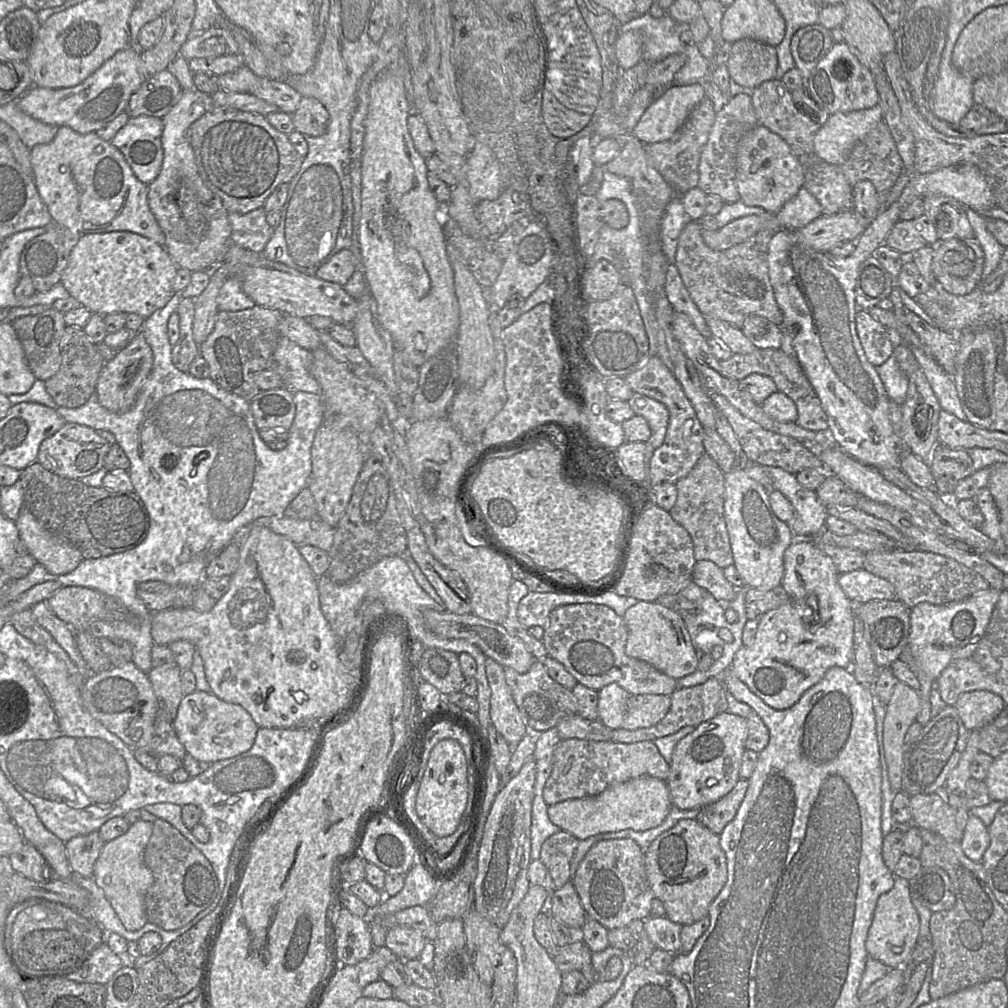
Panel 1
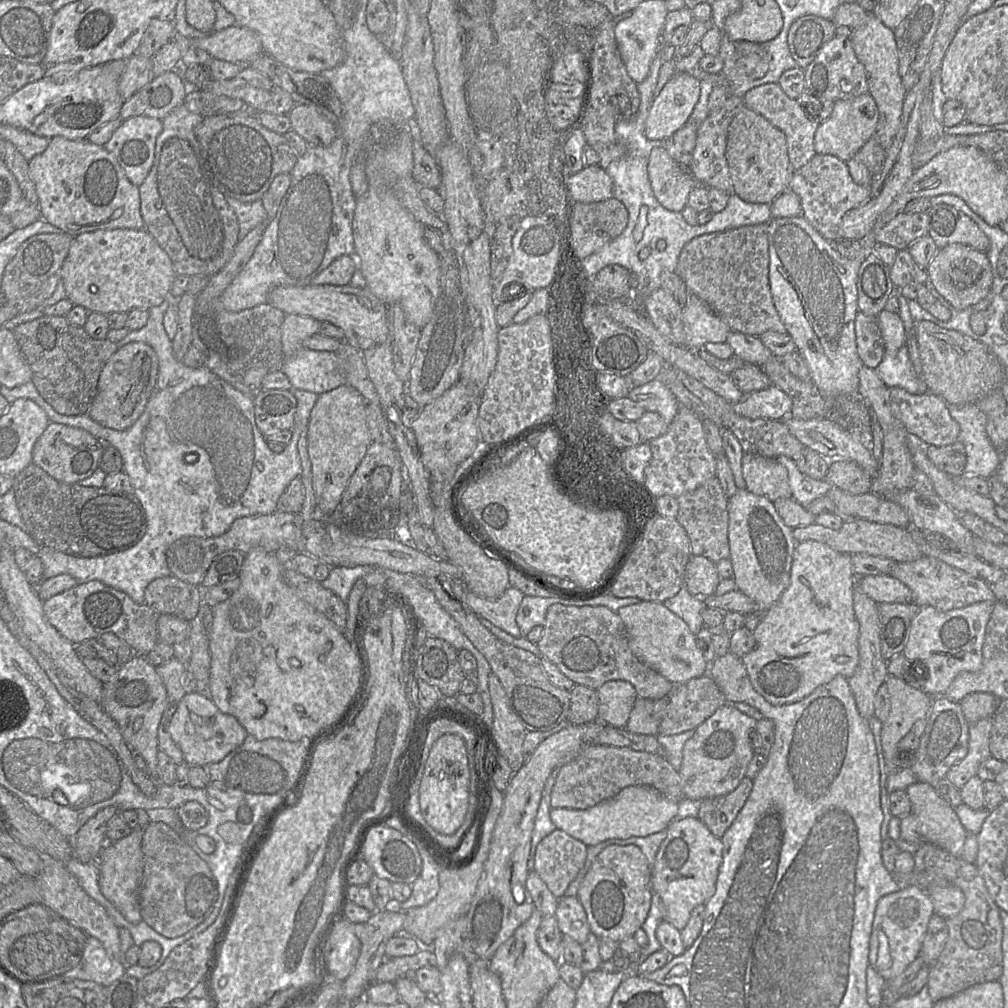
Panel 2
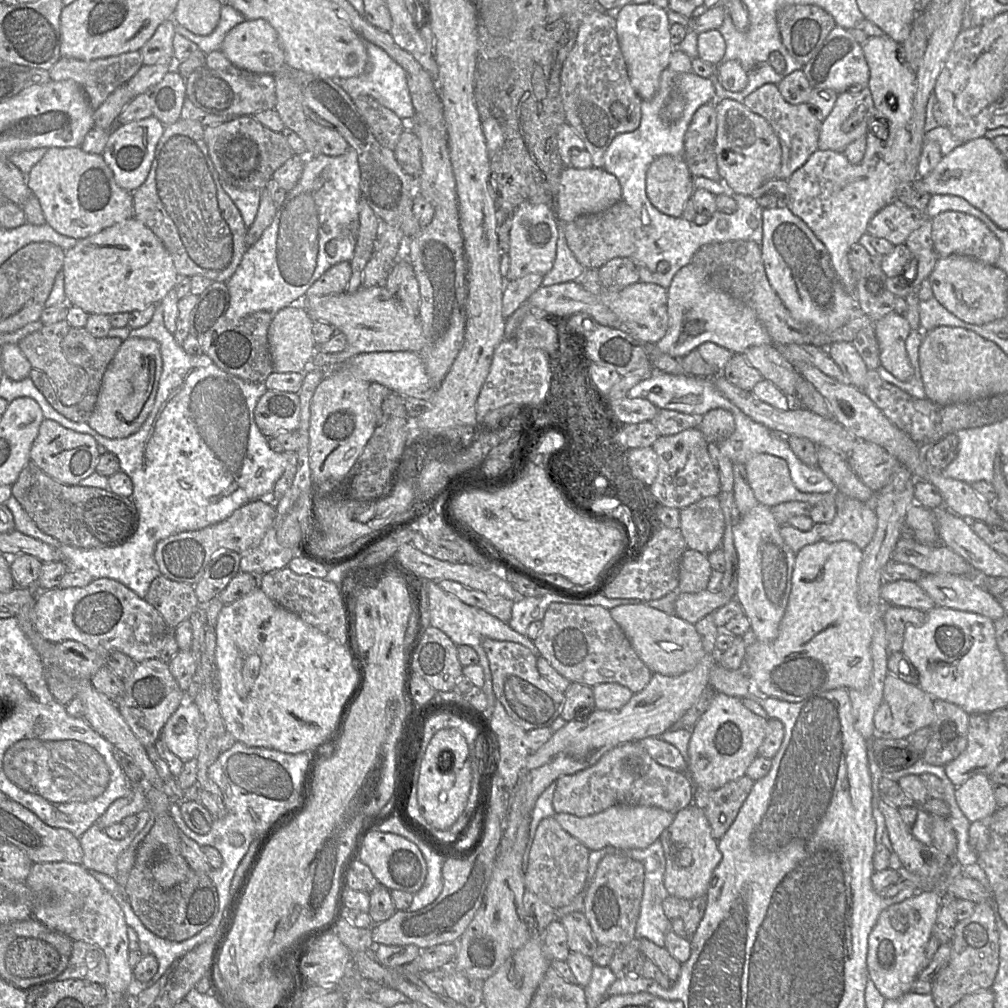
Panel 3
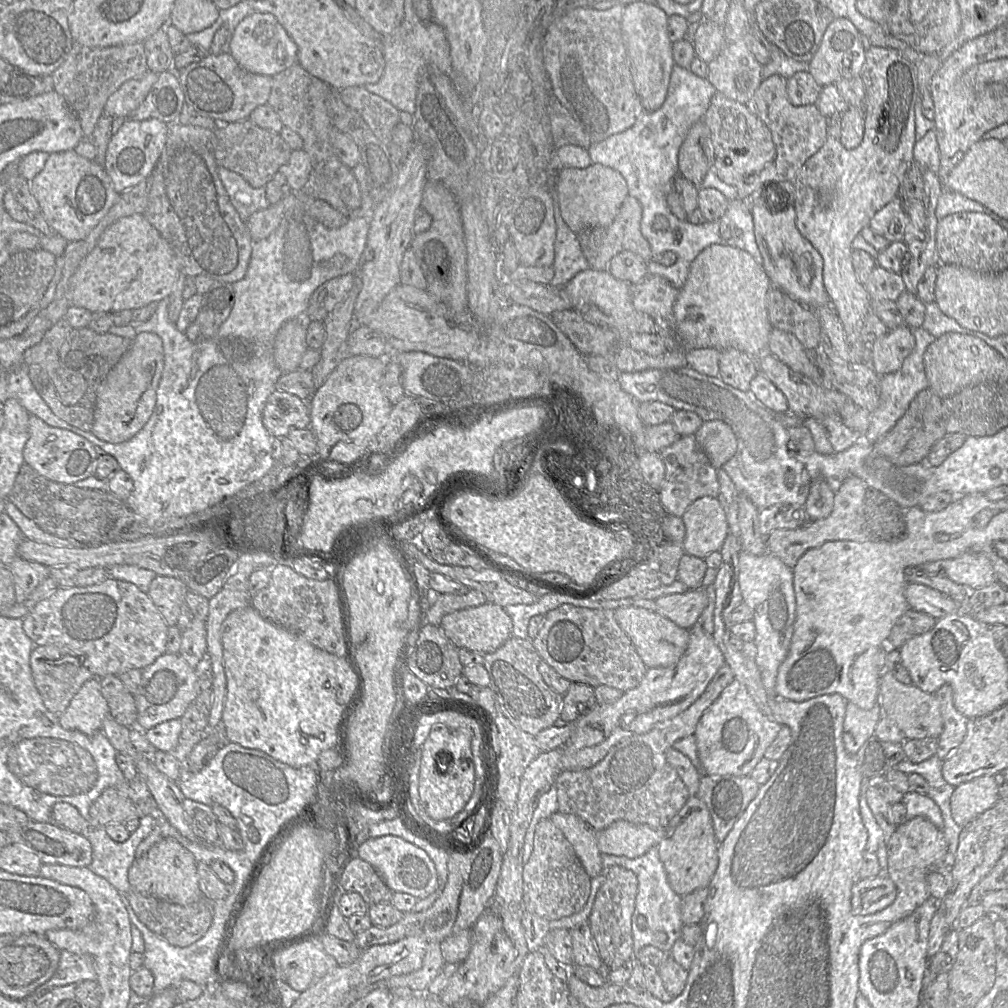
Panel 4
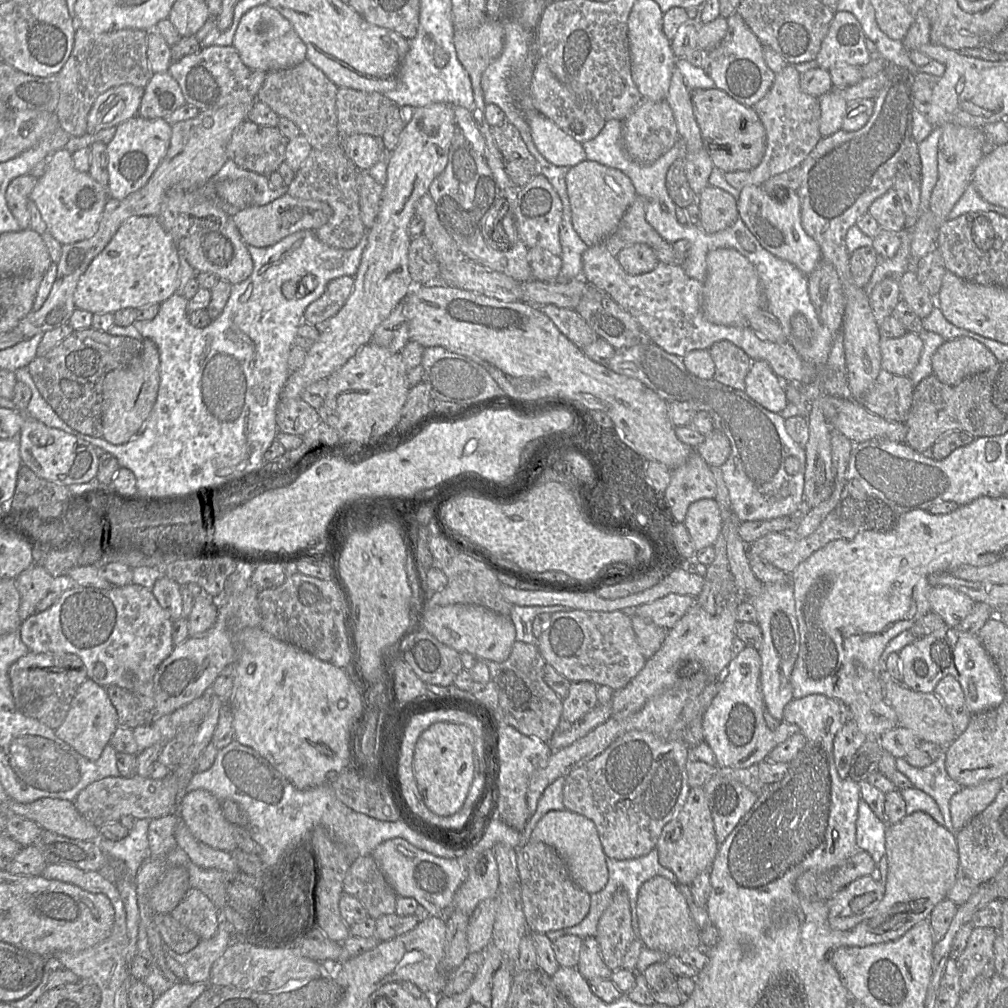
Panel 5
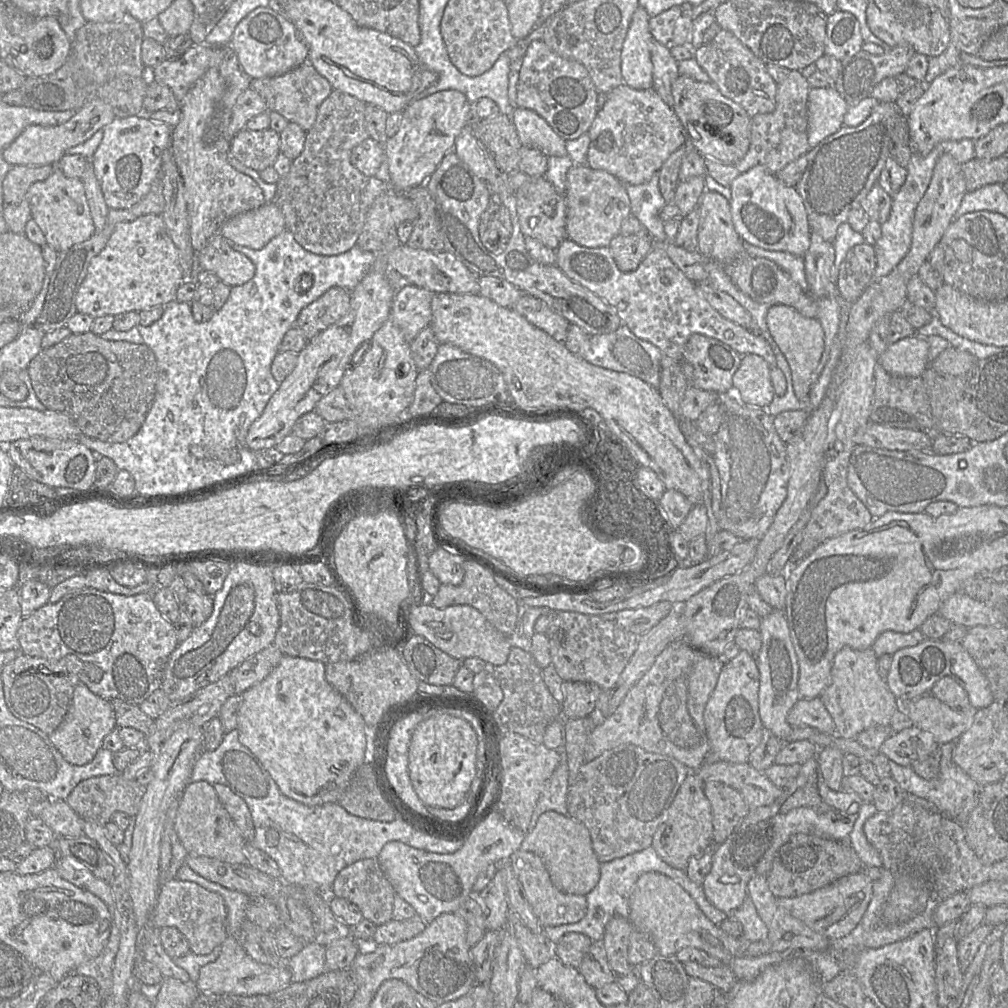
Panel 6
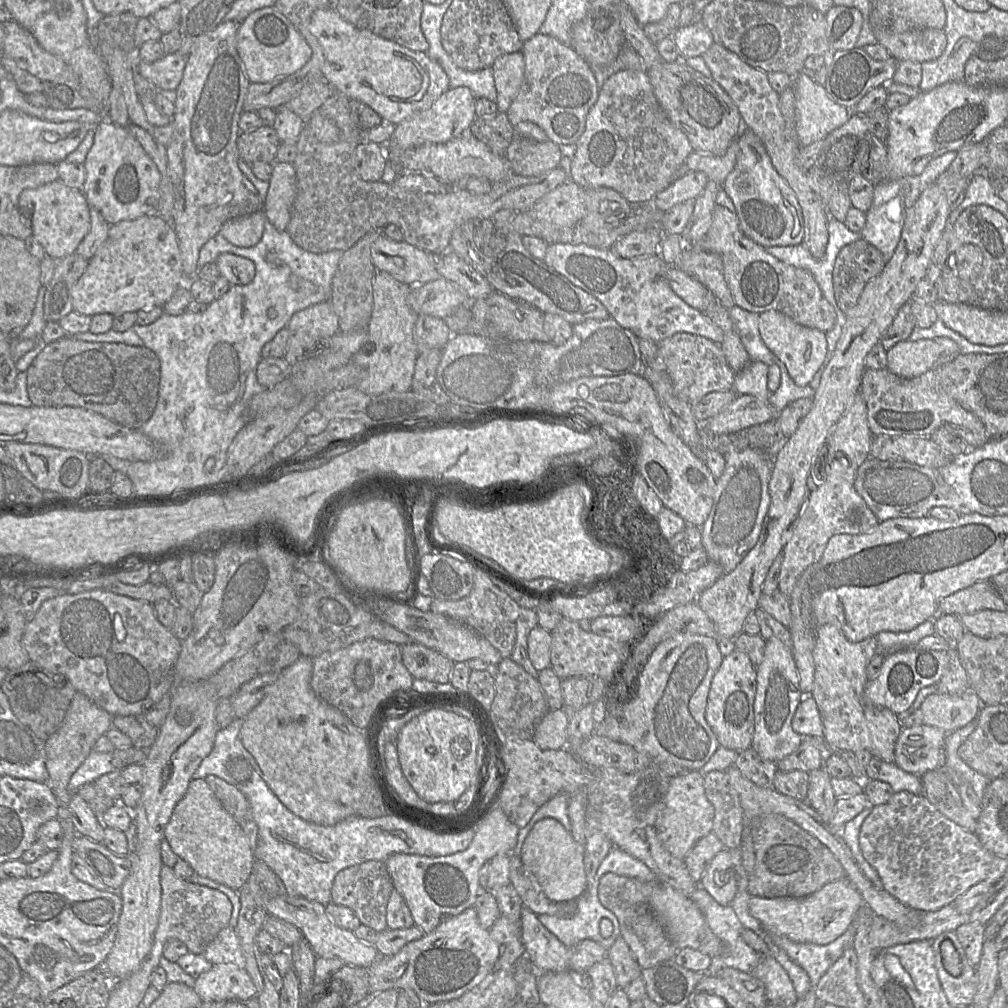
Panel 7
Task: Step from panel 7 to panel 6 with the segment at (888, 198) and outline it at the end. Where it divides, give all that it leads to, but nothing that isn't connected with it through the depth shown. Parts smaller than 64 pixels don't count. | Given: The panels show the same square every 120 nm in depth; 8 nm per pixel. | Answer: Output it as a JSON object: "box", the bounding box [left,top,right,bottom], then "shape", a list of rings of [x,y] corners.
{"box":[871,139,975,282],"shape":[[[962,139],[957,141],[943,141],[937,144],[928,154],[914,153],[906,167],[907,178],[901,189],[892,197],[892,207],[889,218],[881,224],[881,237],[875,243],[876,268],[871,282],[887,276],[905,257],[912,241],[913,219],[915,209],[924,196],[932,179],[938,158],[943,154],[950,154],[959,163],[964,164],[975,158],[974,140]]]}

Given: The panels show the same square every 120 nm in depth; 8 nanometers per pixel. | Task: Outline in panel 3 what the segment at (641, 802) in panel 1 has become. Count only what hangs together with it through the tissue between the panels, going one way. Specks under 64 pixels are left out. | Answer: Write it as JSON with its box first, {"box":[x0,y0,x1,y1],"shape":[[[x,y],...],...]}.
{"box":[554,805,675,851],"shape":[[[614,805],[606,810],[585,817],[569,813],[555,813],[554,817],[563,830],[577,838],[590,851],[607,846],[626,849],[644,849],[659,839],[672,823],[675,814],[657,807]]]}

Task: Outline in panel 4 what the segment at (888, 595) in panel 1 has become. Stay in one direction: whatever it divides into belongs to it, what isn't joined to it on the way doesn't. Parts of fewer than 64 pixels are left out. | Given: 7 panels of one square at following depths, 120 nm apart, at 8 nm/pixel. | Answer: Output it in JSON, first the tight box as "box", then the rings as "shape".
{"box":[904,583,959,620],"shape":[[[908,583],[904,592],[910,609],[924,612],[936,620],[958,613],[959,603],[953,598],[920,583]]]}

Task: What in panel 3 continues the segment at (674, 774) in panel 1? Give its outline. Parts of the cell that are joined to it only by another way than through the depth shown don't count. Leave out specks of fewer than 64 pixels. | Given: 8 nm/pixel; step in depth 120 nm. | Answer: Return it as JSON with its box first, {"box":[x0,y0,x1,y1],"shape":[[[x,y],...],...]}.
{"box":[686,693,768,790],"shape":[[[716,693],[709,708],[691,729],[686,774],[694,786],[715,790],[729,781],[743,777],[758,756],[758,749],[766,737],[767,728],[768,719],[751,712],[741,699]]]}

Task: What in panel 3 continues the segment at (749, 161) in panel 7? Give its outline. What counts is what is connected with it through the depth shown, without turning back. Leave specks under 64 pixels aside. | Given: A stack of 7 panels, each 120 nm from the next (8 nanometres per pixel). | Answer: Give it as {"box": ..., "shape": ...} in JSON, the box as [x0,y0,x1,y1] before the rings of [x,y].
{"box":[761,206,859,331],"shape":[[[788,206],[767,207],[763,209],[762,227],[761,252],[767,279],[791,316],[822,331],[834,331],[848,322],[859,309],[857,300],[844,290],[833,268],[827,248],[806,223],[795,216]]]}

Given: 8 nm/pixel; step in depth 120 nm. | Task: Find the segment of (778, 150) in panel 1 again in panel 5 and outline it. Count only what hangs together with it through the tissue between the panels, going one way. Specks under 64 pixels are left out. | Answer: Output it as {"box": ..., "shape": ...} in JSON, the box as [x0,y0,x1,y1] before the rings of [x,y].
{"box":[691,87,766,173],"shape":[[[717,87],[691,92],[694,115],[704,148],[714,167],[723,173],[750,170],[762,161],[766,150],[766,130],[753,107],[747,107]]]}

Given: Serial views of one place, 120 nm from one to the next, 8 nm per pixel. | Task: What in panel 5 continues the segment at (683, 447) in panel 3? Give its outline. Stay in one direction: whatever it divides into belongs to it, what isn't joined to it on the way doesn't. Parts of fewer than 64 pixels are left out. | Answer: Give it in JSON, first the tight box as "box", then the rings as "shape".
{"box":[663,450,716,523],"shape":[[[696,450],[682,465],[671,470],[671,481],[663,496],[678,523],[684,523],[688,507],[693,502],[715,499],[716,483],[710,466]]]}

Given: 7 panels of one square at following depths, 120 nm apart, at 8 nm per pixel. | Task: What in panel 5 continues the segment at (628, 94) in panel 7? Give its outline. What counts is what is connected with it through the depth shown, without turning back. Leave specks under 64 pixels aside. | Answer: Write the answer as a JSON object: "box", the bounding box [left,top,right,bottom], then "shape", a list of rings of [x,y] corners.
{"box":[622,99,679,165],"shape":[[[642,99],[623,121],[622,137],[625,150],[633,160],[643,165],[654,163],[679,140],[677,124],[669,103],[666,100]]]}

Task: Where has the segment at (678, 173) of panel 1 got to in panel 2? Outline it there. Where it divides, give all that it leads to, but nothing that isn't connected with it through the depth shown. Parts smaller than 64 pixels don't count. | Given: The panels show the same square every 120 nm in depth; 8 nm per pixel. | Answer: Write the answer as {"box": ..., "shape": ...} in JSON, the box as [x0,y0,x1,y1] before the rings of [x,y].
{"box":[662,121,699,171],"shape":[[[688,121],[662,145],[669,156],[690,171],[699,126]]]}

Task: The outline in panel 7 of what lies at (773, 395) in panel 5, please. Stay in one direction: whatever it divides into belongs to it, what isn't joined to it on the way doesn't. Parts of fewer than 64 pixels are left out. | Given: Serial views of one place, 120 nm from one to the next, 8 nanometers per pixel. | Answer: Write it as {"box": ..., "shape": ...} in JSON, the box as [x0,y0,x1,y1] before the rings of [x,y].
{"box":[733,360,769,401],"shape":[[[751,360],[740,372],[736,373],[733,390],[736,394],[749,394],[760,400],[768,401],[769,366],[761,361]]]}

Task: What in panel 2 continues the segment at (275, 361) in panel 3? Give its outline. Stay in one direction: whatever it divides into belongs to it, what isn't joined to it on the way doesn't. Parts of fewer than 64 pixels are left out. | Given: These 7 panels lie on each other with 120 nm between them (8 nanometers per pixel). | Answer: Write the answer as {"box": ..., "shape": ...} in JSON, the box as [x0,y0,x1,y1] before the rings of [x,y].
{"box":[281,314,320,359],"shape":[[[286,314],[281,325],[282,348],[285,359],[300,351],[303,342],[319,332],[320,321],[312,317]]]}

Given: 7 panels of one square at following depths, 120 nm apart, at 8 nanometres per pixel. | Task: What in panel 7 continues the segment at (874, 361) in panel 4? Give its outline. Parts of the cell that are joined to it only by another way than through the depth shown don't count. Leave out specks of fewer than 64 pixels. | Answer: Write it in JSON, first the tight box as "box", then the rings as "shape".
{"box":[887,339,942,377],"shape":[[[932,339],[900,341],[887,351],[887,368],[899,377],[918,377],[935,368],[942,352]]]}

